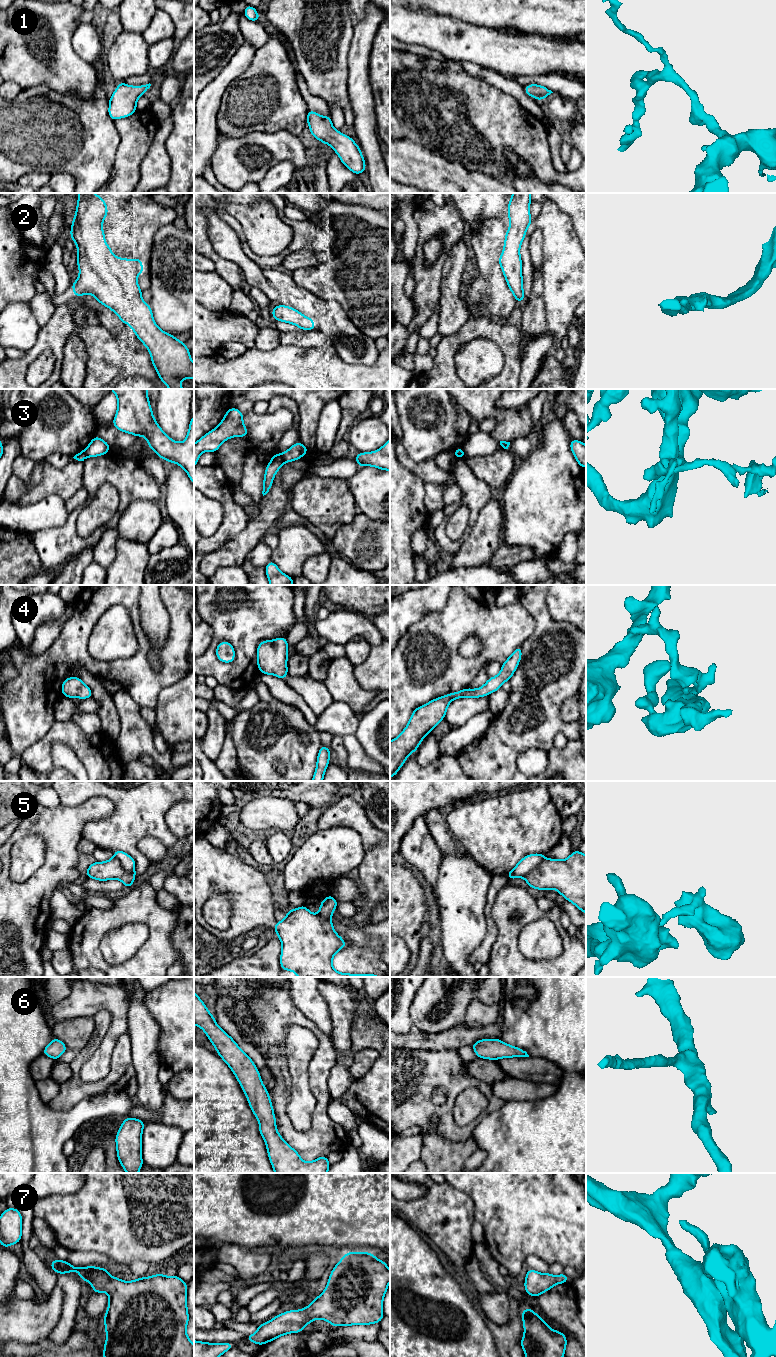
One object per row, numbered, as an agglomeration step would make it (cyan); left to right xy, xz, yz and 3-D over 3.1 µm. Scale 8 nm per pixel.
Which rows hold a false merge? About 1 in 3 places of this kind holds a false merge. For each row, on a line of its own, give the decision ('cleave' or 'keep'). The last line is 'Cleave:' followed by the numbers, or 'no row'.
1: keep
2: keep
3: cleave
4: keep
5: cleave
6: keep
7: keep
Cleave: 3, 5

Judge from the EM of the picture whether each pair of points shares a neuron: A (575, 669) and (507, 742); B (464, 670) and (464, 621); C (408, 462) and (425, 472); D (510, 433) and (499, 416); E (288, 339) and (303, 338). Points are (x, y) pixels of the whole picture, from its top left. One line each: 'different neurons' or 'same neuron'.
A: same neuron
B: same neuron
C: same neuron
D: same neuron
E: same neuron

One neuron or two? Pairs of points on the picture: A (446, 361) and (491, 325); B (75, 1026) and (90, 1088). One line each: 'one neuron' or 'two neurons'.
A: one neuron
B: two neurons

